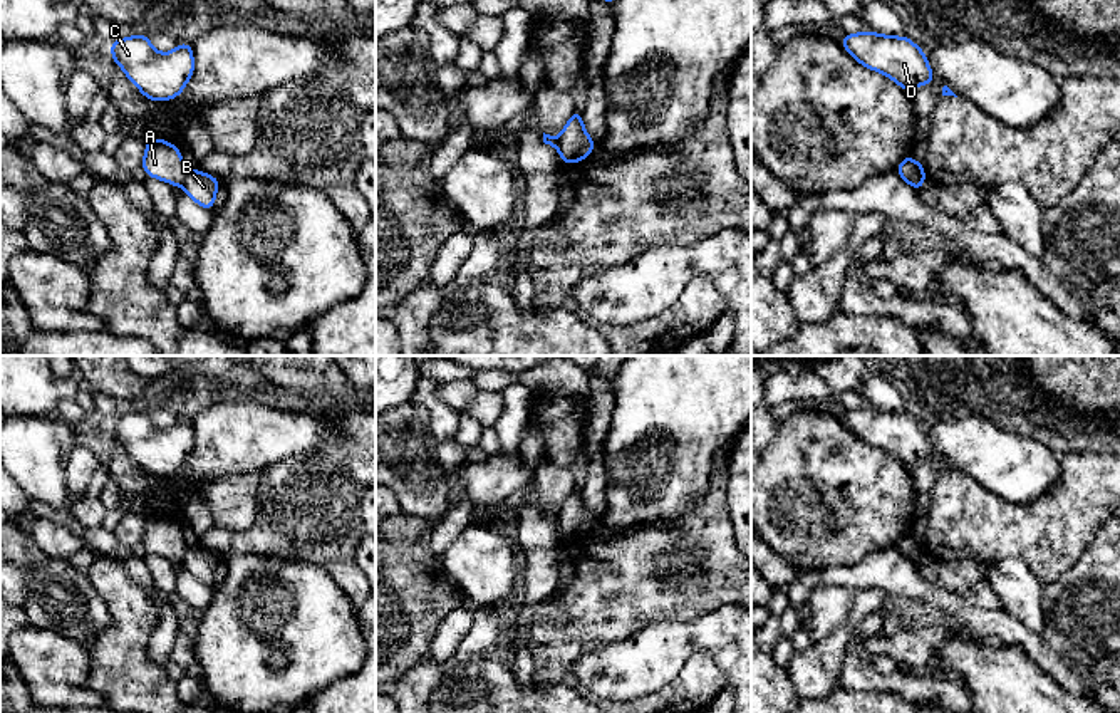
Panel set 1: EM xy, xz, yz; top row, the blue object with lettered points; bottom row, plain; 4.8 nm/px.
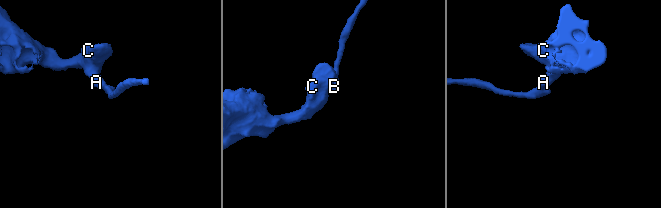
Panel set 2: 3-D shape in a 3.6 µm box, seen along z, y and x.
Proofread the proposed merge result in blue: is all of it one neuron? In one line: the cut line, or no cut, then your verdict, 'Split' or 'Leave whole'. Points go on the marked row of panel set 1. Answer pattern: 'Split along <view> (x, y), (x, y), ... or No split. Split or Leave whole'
Split along xy (188, 171), (180, 185). Split

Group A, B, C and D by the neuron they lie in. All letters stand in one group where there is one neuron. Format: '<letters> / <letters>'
A C D / B

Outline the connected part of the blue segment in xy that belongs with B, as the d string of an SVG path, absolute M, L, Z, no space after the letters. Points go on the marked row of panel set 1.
M196 169L186 173L181 188L194 203L211 211L215 205L216 191L220 188L220 181L218 178L210 176L201 169Z

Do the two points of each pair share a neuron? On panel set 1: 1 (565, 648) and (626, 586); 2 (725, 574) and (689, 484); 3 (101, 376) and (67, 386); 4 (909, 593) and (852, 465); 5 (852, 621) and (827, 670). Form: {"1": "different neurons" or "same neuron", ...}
{"1": "same neuron", "2": "different neurons", "3": "different neurons", "4": "different neurons", "5": "same neuron"}

